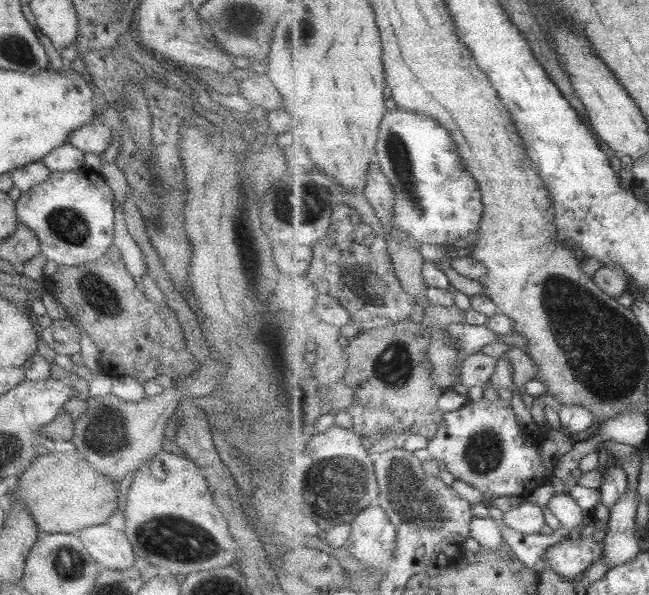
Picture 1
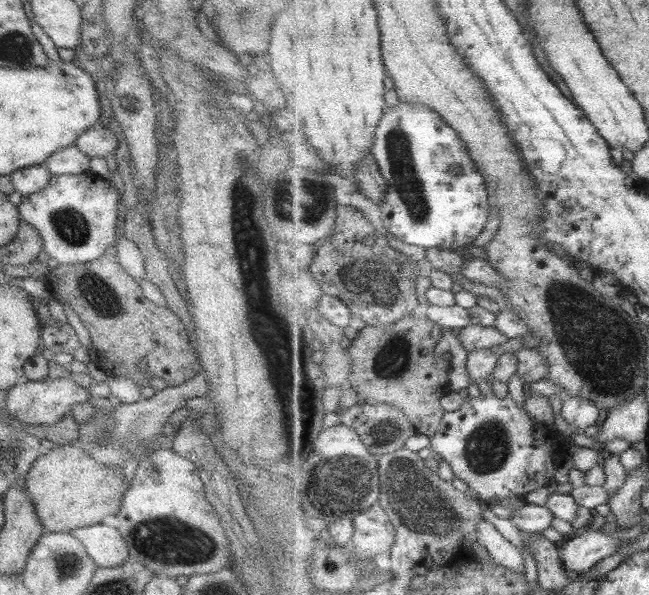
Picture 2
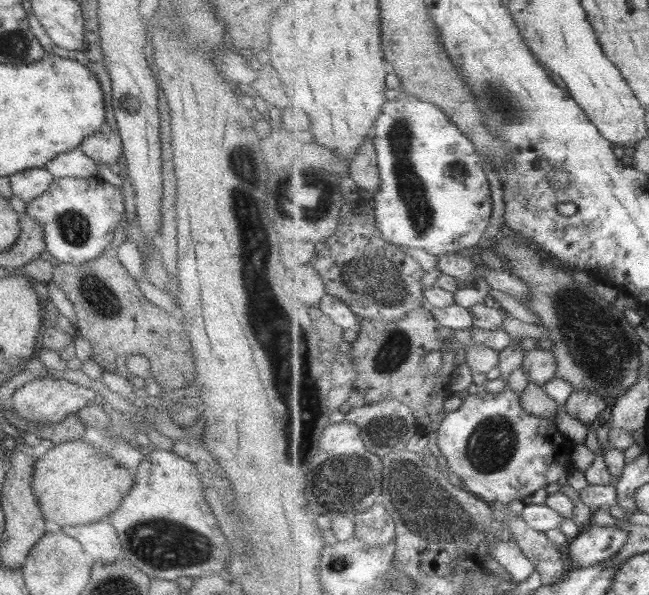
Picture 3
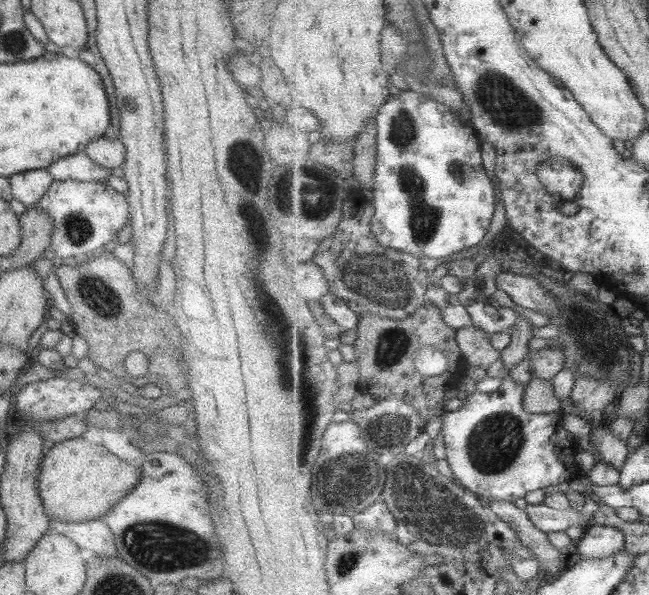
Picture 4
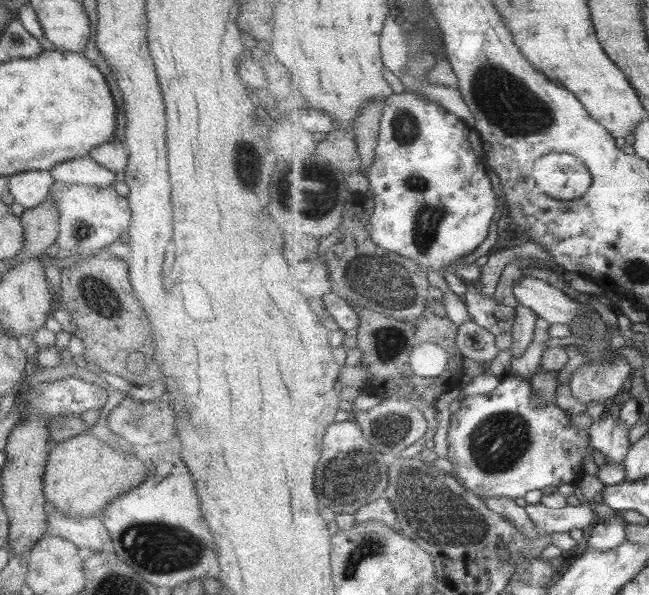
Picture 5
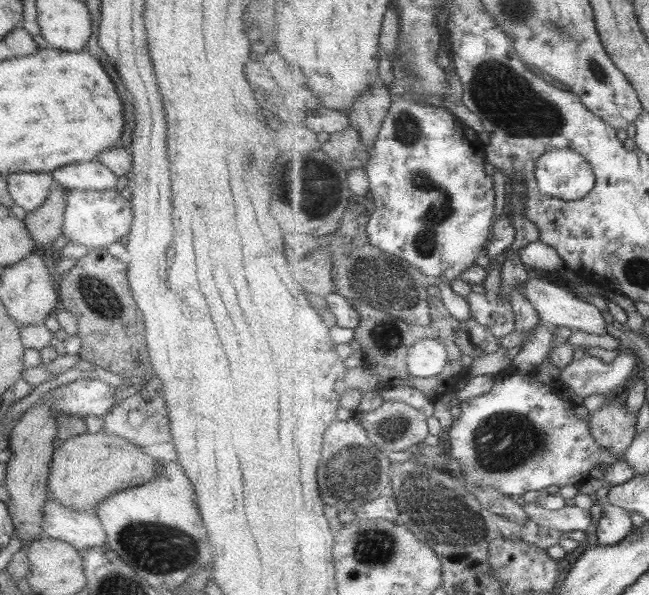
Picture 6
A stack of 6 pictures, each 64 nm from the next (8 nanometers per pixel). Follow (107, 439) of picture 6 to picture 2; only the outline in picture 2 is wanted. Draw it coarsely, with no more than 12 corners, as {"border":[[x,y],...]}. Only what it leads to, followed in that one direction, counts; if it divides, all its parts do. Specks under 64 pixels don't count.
{"border":[[70,442],[24,474],[45,532],[102,523],[129,487]]}

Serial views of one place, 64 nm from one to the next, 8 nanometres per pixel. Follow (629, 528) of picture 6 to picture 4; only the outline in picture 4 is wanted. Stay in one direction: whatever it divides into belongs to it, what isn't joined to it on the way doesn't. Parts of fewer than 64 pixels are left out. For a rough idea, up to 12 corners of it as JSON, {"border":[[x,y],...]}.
{"border":[[592,523],[578,553],[607,558],[624,550],[626,536],[614,526]]}

